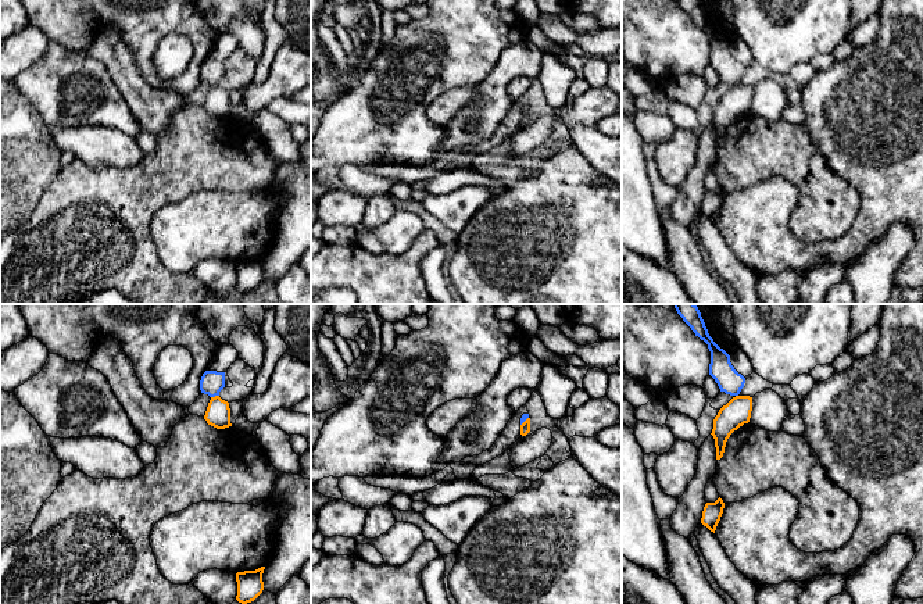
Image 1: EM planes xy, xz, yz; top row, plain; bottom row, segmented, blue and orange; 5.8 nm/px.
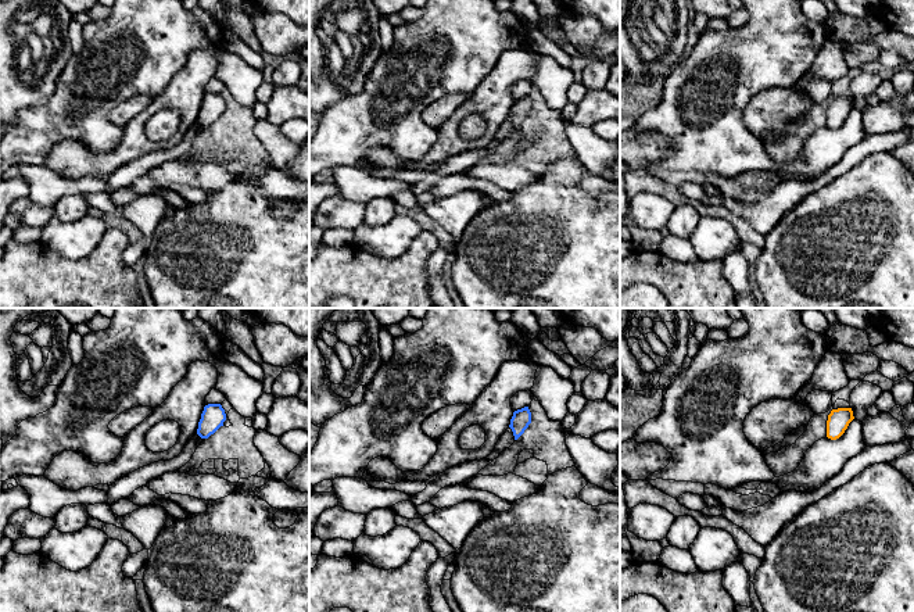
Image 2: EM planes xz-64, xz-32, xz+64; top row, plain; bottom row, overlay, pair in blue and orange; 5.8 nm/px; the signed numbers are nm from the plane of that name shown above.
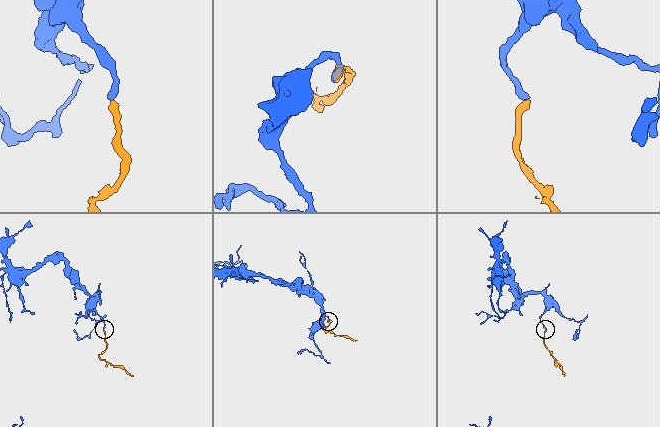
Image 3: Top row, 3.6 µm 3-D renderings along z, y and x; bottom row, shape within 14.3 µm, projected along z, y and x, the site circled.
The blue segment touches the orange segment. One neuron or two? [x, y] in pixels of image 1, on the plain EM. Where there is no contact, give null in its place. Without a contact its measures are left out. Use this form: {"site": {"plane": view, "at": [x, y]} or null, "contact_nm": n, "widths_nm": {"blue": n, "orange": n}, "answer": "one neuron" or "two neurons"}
{"site": {"plane": "xy", "at": [214, 85]}, "contact_nm": 50, "widths_nm": {"blue": 140, "orange": 140}, "answer": "two neurons"}

